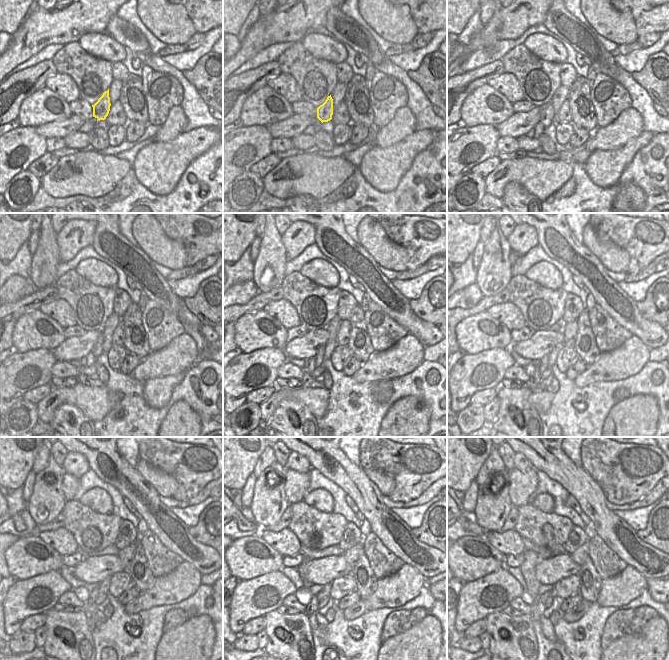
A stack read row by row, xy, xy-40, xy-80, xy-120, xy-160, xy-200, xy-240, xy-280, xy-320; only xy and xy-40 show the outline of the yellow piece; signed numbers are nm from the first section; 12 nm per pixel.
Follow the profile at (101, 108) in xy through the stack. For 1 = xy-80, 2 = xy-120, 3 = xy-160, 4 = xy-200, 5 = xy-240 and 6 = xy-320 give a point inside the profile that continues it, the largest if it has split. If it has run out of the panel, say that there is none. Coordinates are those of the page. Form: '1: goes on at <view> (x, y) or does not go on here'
1: goes on at xy-80 (546, 111)
2: goes on at xy-120 (97, 347)
3: goes on at xy-160 (319, 356)
4: goes on at xy-200 (544, 360)
5: goes on at xy-240 (88, 607)
6: goes on at xy-320 (537, 609)

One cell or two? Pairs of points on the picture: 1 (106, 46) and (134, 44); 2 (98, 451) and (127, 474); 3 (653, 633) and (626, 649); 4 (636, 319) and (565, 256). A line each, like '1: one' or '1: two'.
1: two
2: one
3: one
4: one

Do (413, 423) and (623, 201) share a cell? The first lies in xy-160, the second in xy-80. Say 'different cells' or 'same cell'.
same cell

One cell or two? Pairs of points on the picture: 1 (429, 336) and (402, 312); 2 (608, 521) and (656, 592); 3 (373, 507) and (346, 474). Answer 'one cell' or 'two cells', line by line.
1: one cell
2: two cells
3: one cell

